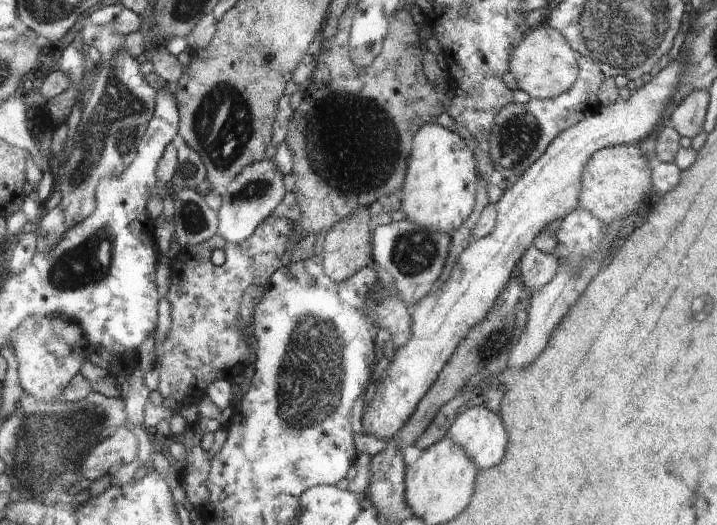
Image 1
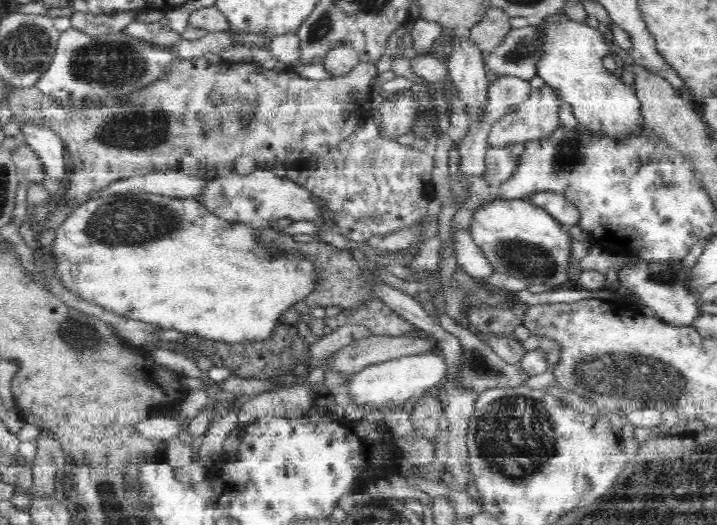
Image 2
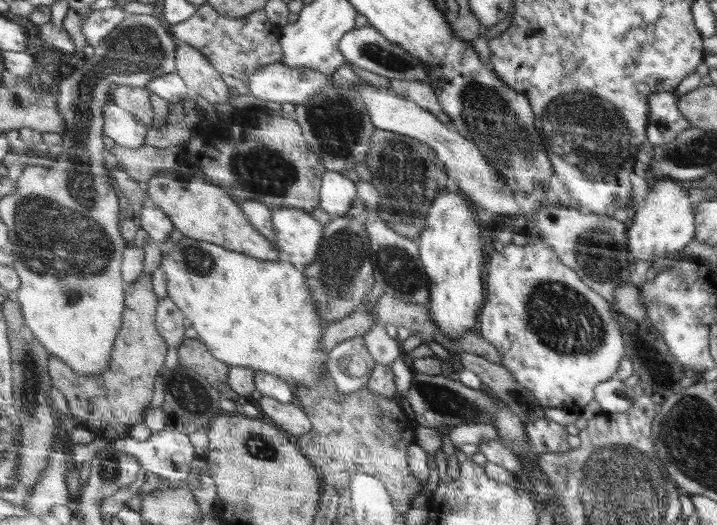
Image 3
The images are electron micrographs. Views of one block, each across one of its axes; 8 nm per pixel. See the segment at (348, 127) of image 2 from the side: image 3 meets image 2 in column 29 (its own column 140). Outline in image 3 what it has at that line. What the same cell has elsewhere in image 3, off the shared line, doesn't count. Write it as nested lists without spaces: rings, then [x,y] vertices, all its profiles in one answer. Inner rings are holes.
[[[120,85],[114,90],[112,98],[126,112],[133,113],[140,123],[148,127],[156,125],[155,122],[159,117],[152,105],[151,92],[146,87]]]

